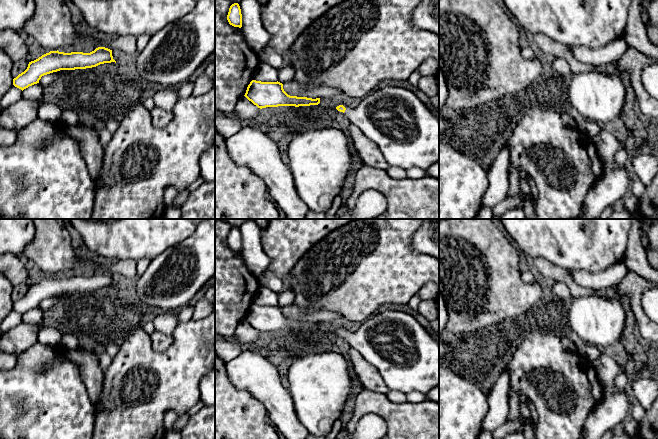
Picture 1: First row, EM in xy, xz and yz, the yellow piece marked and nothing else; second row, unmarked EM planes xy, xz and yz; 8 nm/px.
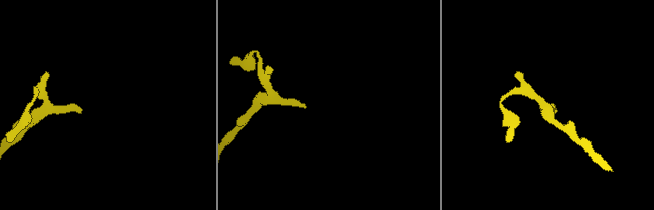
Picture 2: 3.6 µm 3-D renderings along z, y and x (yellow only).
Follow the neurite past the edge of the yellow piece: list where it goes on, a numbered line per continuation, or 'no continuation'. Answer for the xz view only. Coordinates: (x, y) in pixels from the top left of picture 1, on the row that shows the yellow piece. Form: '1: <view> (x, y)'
1: xz (394, 118)

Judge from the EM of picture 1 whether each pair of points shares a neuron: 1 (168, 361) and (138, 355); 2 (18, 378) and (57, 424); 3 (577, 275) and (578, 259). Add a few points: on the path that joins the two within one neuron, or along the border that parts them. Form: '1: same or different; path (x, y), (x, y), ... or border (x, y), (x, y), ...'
1: same; path (161, 361), (145, 361)
2: same; path (29, 389), (42, 402), (42, 406), (47, 413)
3: different; border (568, 269), (586, 269), (600, 272)

